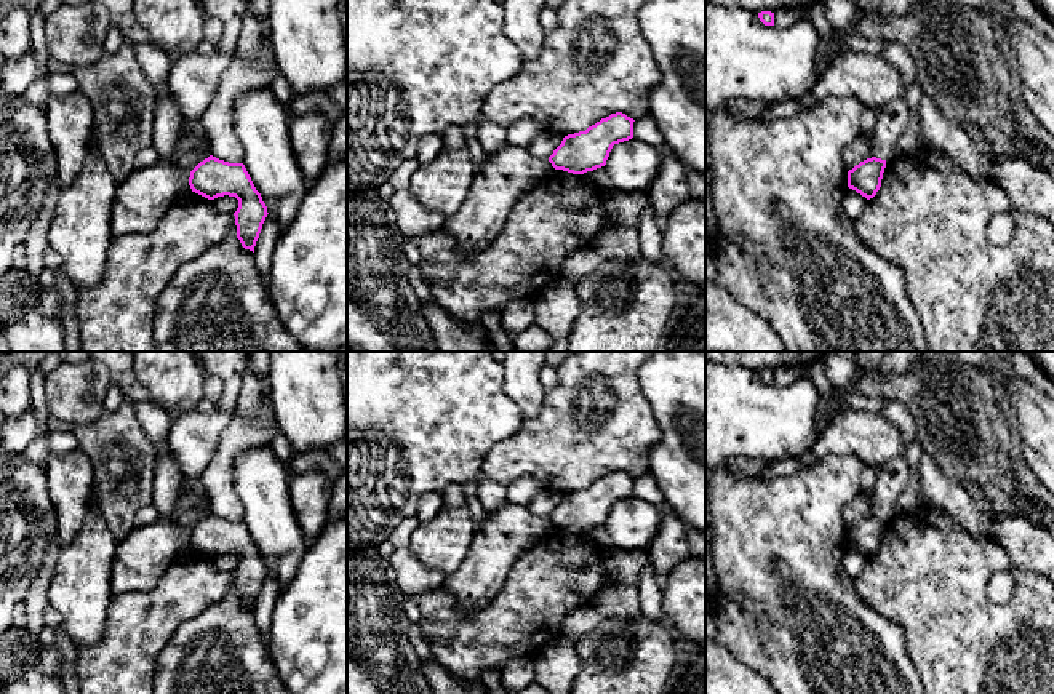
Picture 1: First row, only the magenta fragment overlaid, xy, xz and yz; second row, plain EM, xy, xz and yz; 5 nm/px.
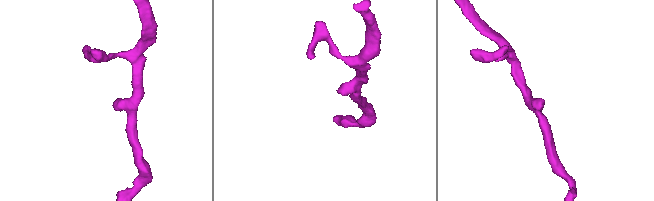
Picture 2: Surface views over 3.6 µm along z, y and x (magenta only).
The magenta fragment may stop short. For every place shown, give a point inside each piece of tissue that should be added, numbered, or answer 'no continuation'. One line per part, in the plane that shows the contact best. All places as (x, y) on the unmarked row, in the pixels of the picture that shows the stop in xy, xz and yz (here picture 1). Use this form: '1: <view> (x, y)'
no continuation

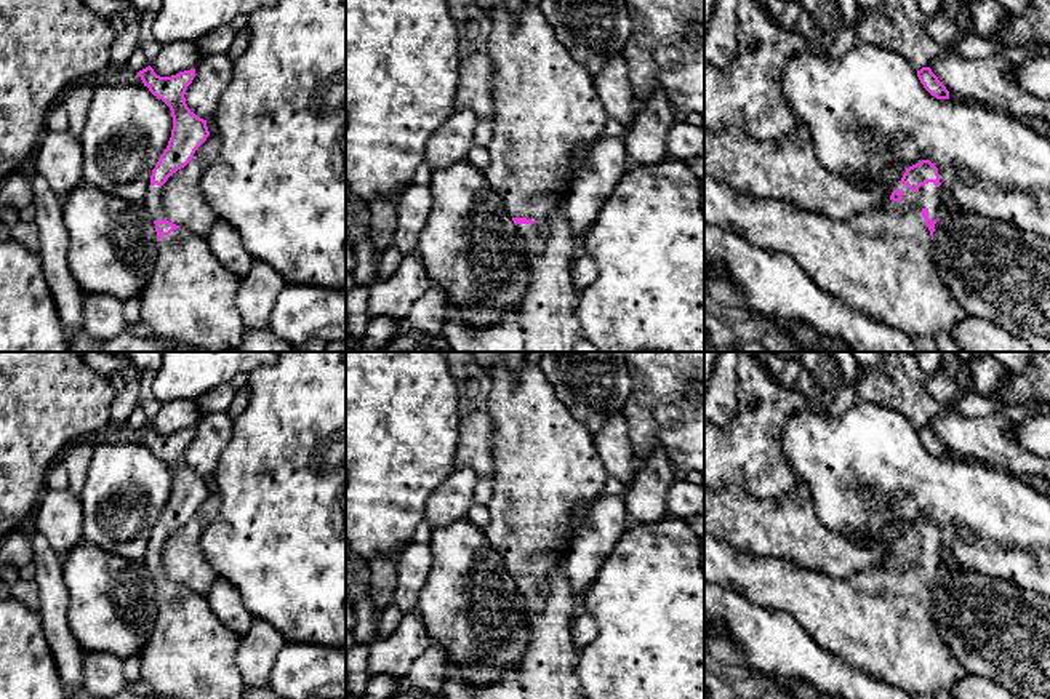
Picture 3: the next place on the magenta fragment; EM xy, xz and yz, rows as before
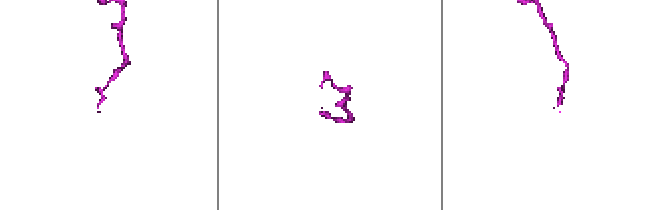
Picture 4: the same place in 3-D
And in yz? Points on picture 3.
1: yz (879, 621)

